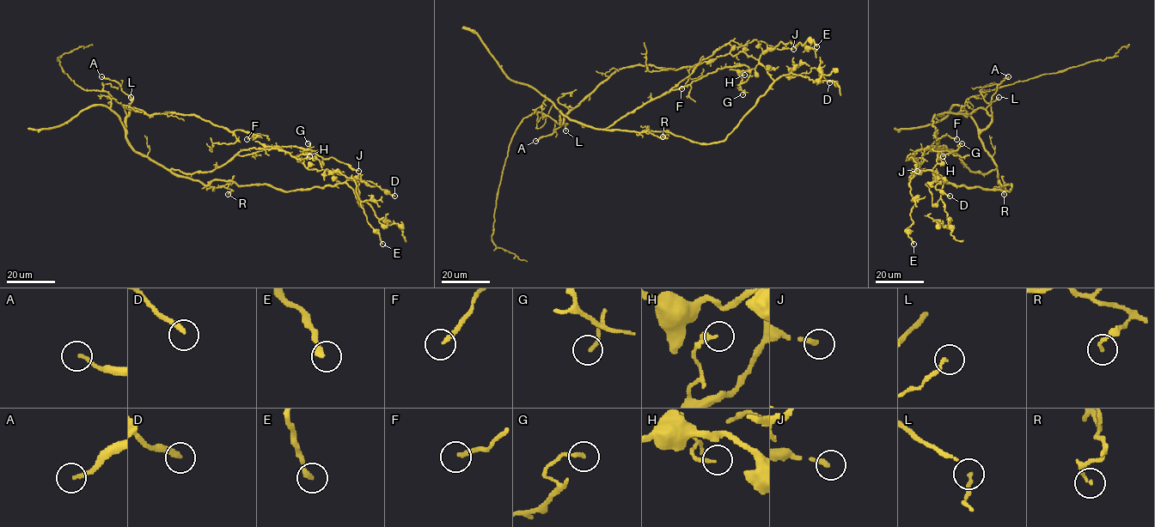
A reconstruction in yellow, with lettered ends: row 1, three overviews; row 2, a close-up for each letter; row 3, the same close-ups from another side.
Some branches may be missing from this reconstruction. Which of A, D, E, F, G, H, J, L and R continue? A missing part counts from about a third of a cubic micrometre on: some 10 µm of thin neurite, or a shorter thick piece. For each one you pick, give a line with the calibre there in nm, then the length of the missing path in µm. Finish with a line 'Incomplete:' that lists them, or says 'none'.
F: 180 nm | 15 µm
J: 200 nm | 30 µm
Incomplete: F, J

